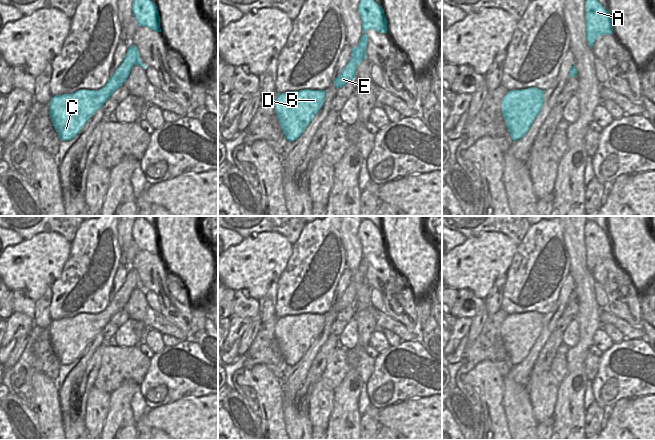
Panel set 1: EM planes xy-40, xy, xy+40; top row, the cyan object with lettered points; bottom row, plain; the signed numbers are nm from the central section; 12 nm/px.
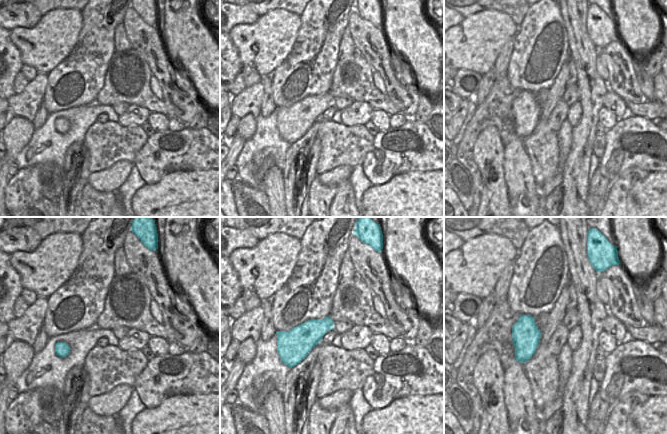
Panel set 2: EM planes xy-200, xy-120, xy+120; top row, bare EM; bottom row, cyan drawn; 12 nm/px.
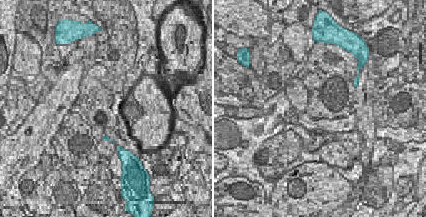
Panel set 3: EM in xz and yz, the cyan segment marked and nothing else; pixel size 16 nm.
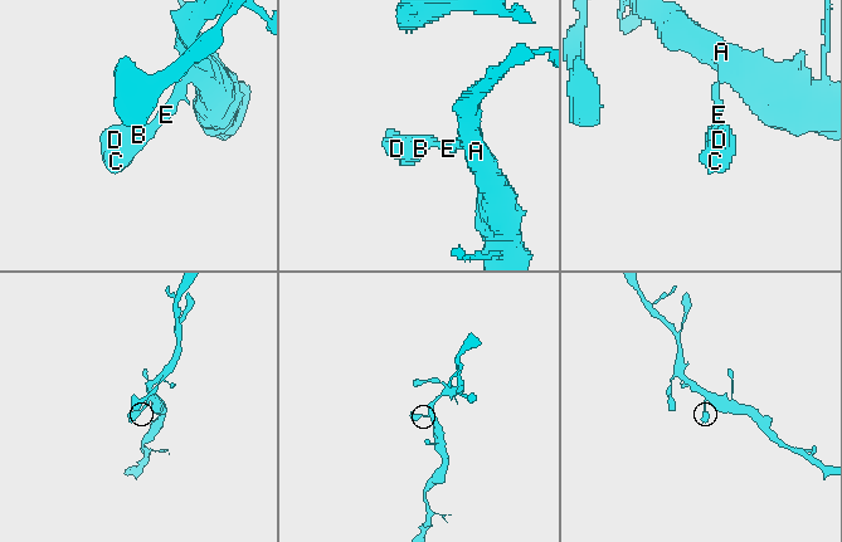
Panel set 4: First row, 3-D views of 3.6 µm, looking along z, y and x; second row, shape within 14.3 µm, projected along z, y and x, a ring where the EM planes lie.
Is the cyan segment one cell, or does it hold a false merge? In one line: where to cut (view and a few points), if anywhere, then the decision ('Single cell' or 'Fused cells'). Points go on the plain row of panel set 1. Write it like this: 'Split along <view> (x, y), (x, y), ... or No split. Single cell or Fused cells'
No split. Single cell

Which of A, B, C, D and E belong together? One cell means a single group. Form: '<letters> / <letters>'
A B C D E

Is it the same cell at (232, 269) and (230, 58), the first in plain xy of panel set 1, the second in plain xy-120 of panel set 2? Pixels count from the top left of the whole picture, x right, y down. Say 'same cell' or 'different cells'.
different cells

